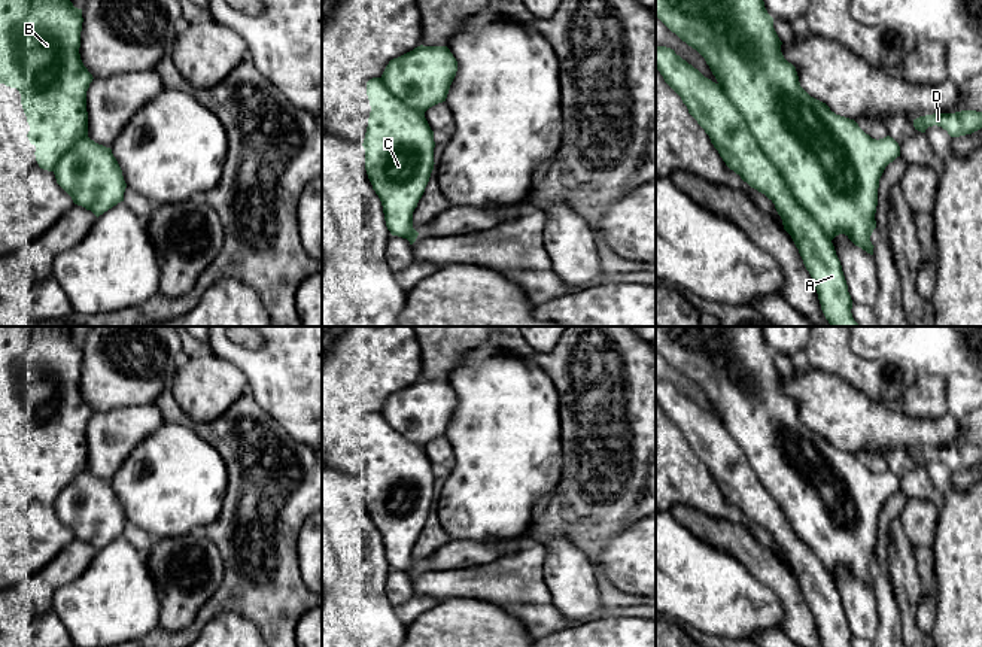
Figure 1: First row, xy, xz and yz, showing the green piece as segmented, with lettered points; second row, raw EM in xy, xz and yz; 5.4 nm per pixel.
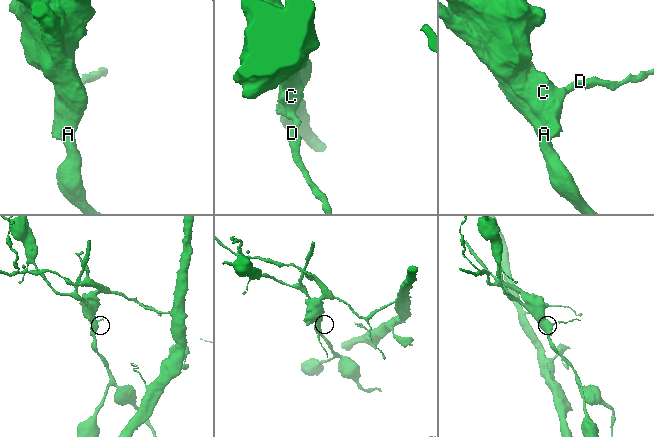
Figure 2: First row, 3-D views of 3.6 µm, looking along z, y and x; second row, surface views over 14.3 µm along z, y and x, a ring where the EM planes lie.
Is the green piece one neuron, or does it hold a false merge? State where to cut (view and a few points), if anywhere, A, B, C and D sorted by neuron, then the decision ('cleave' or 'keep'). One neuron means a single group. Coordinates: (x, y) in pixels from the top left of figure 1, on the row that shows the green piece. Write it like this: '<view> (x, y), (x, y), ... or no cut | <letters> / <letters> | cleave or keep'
yz (717, 84), (793, 199), (830, 240) | A / B C D | cleave

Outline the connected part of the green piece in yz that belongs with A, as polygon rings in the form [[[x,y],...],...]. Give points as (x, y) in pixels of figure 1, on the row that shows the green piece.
[[[656,46],[656,67],[709,136],[726,165],[775,204],[784,230],[791,236],[812,277],[829,324],[858,326],[851,313],[852,300],[831,240],[794,200],[778,168],[761,152],[721,86],[666,46]]]

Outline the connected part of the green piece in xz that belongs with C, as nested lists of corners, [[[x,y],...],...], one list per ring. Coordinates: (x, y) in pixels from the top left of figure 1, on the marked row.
[[[381,78],[367,82],[367,95],[371,112],[364,139],[365,170],[373,189],[378,195],[386,227],[392,236],[407,239],[413,244],[419,233],[413,228],[413,212],[422,198],[434,170],[434,131],[425,113],[408,107],[393,95]]]

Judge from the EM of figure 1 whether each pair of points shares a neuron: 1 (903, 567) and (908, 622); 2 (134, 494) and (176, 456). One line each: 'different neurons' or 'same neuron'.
1: same neuron
2: same neuron

